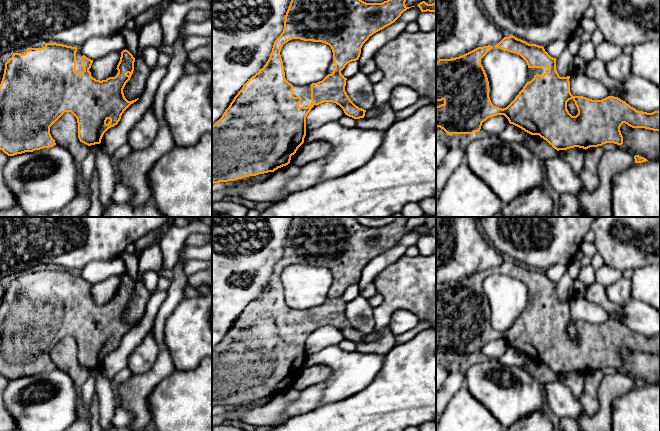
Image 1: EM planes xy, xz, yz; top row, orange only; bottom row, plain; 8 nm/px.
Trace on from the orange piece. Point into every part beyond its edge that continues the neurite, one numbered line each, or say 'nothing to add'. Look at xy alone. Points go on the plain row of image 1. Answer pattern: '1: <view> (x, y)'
1: xy (79, 293)

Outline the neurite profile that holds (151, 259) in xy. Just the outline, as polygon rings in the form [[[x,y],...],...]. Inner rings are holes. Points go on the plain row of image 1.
[[[155,244],[145,249],[138,257],[138,279],[134,286],[134,295],[130,304],[126,307],[123,317],[128,325],[139,322],[144,316],[145,309],[151,297],[143,283],[141,274],[146,271],[157,272],[164,262],[161,248]]]

